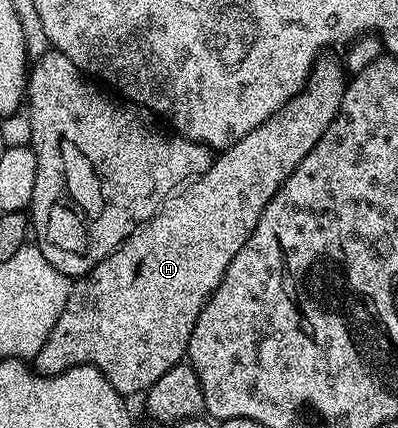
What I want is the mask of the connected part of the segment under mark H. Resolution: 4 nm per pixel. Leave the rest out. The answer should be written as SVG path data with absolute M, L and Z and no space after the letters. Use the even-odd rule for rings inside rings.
M321 56L316 59L316 63L312 66L312 75L308 78L308 83L281 110L274 112L274 116L270 116L270 120L266 120L258 128L254 128L254 132L242 136L242 140L238 140L233 146L229 146L227 150L217 153L206 172L202 172L197 178L191 179L191 181L175 191L172 197L164 201L160 211L149 222L145 222L143 226L138 227L113 254L107 254L89 274L84 275L83 278L75 283L69 299L66 300L65 310L58 317L58 322L54 326L53 331L50 332L49 339L46 340L41 350L36 354L34 366L39 373L43 375L61 374L75 366L93 366L98 368L98 372L102 372L102 376L106 376L106 380L110 380L110 384L122 396L129 396L128 394L143 395L155 384L158 376L166 376L166 372L170 372L170 368L179 366L185 361L188 345L190 344L190 336L194 332L194 324L198 320L202 308L208 303L209 296L218 288L226 268L230 268L230 260L234 260L234 256L238 256L238 248L242 248L242 244L246 244L246 240L250 240L250 236L254 232L254 228L258 224L266 204L270 204L270 200L278 192L280 185L292 175L294 168L298 168L298 164L302 164L302 160L306 160L310 148L314 148L314 144L318 144L318 140L322 140L326 128L330 128L330 124L336 118L336 113L342 104L342 96L344 95L346 70L337 59L336 63L334 59L328 57Z

